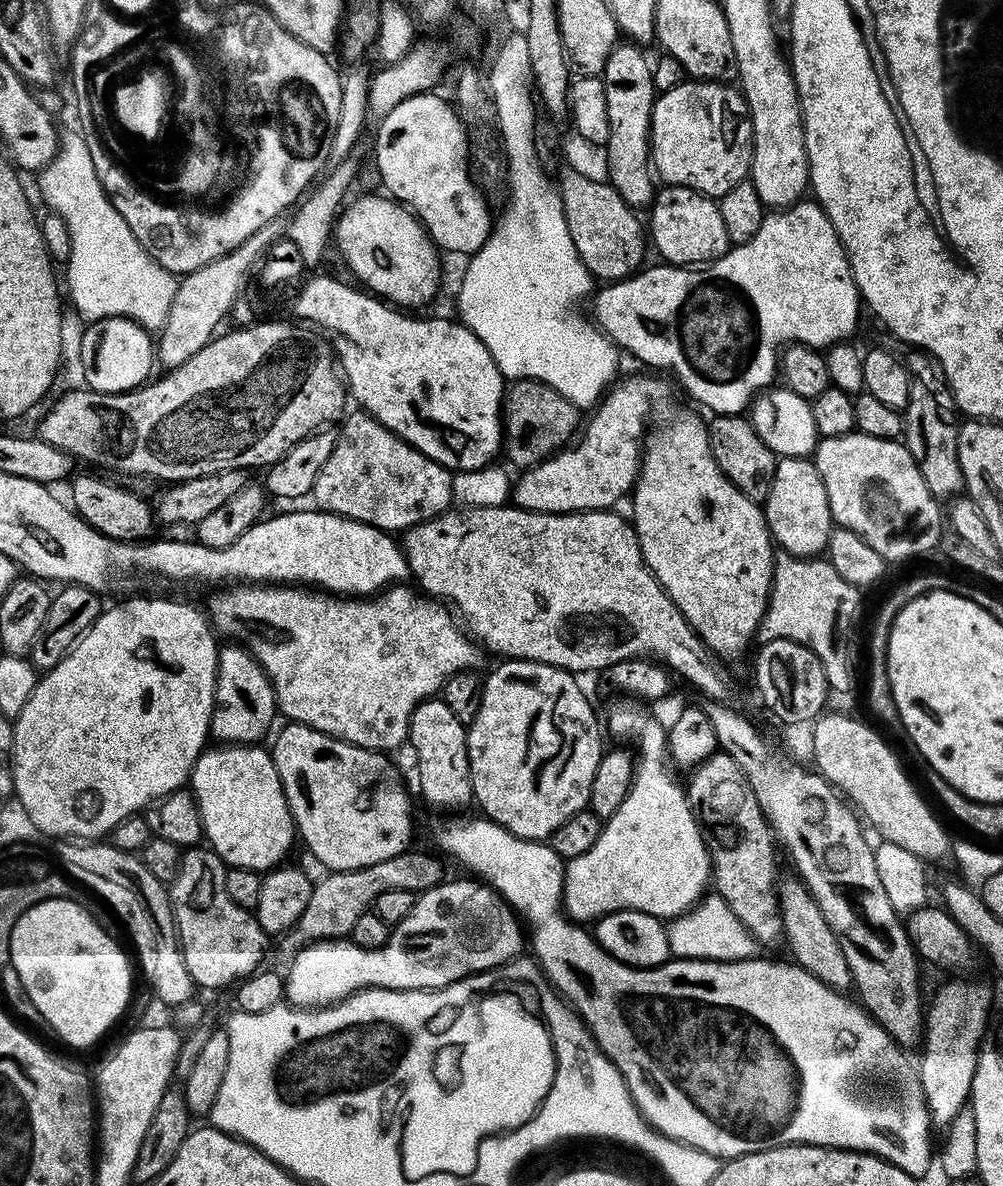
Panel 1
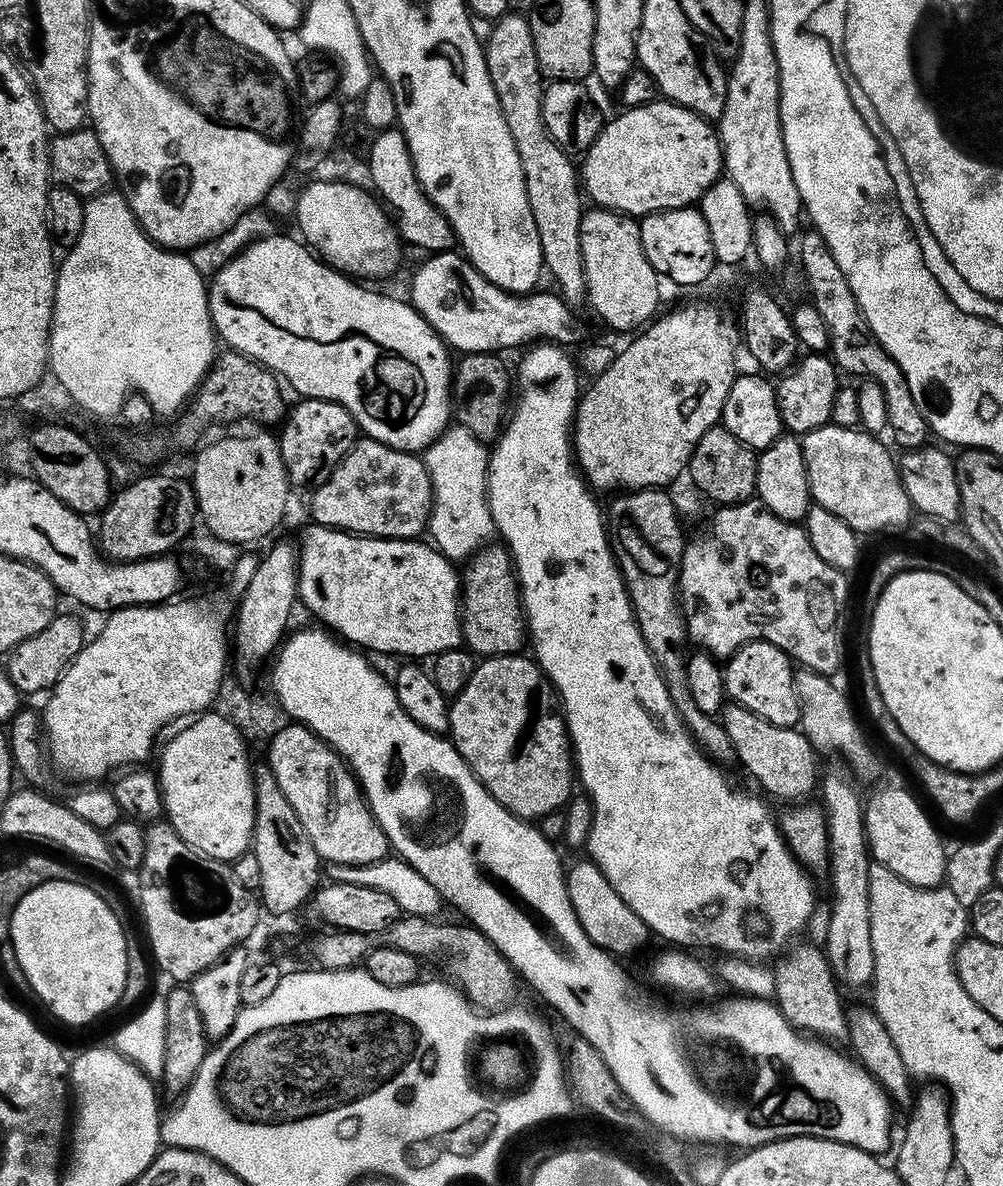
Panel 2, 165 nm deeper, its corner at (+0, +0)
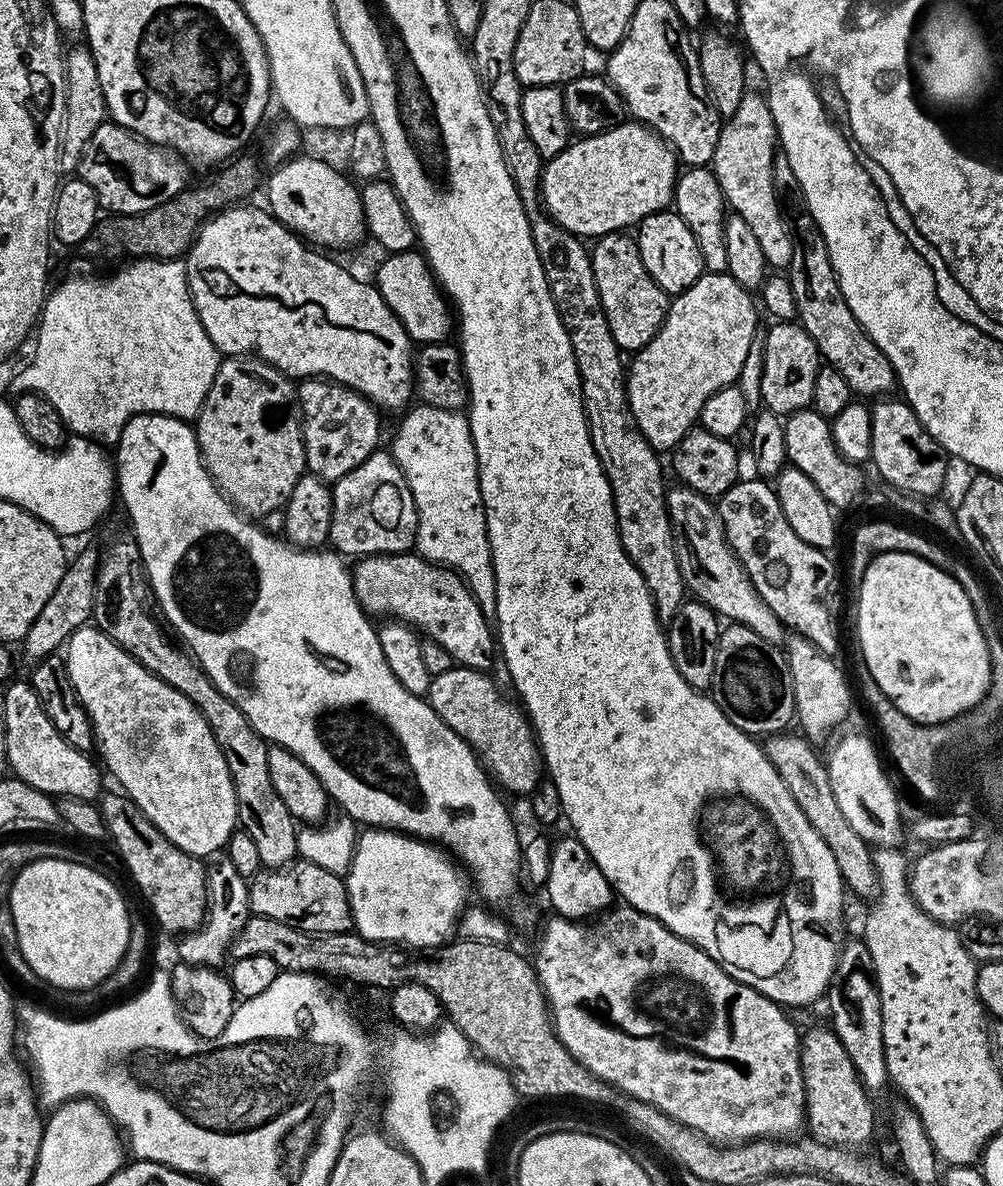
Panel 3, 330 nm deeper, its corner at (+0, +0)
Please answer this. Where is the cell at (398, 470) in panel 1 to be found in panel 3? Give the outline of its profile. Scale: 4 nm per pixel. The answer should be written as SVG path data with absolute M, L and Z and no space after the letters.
M387 451L373 452L350 474L335 481L331 490L332 521L326 535L332 539L331 547L337 553L355 558L404 554L415 545L416 503L402 470Z

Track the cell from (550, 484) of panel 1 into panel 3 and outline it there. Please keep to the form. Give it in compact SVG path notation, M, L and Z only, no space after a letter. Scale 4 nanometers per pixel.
M706 272L700 276L698 282L696 282L694 286L671 299L662 325L658 328L653 339L649 341L644 348L641 348L635 353L634 358L636 358L636 361L632 364L632 373L630 373L629 376L627 373L626 376L626 403L635 419L636 427L639 428L641 434L644 435L644 439L647 440L649 444L653 446L659 446L659 444L672 444L671 446L679 445L680 439L693 431L694 425L697 423L705 402L714 395L716 390L737 383L736 378L739 376L750 352L752 338L756 330L756 310L754 308L754 306L756 307L756 304L754 300L752 302L750 296L751 293L747 289L744 289L741 284L728 273Z

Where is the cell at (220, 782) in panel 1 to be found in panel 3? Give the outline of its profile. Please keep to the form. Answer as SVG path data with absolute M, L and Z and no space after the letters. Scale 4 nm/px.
M83 626L76 629L66 641L67 648L67 683L73 688L71 691L82 705L87 719L89 716L96 723L100 756L109 774L121 784L119 787L123 795L134 801L146 819L186 854L208 858L211 852L219 848L221 851L224 823L231 812L233 815L237 811L236 791L226 758L217 746L212 731L208 729L207 722L193 709L190 698L143 668L126 649L112 641L107 631L99 627Z

